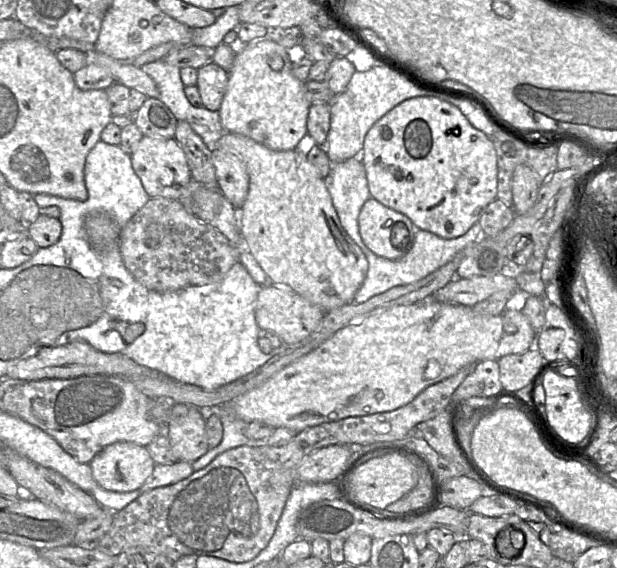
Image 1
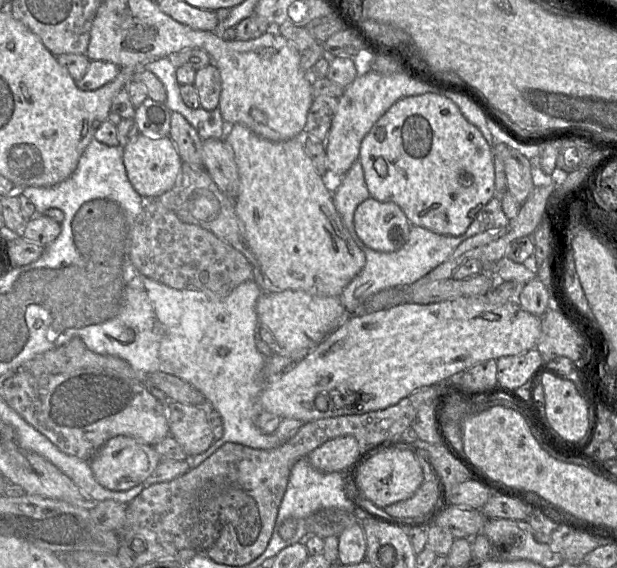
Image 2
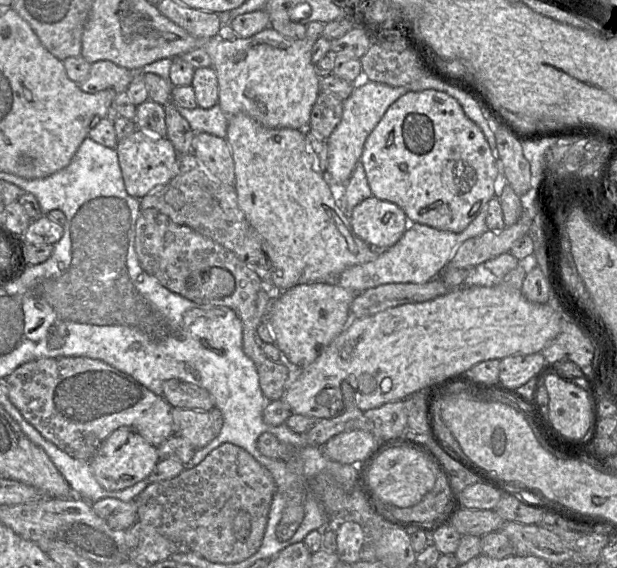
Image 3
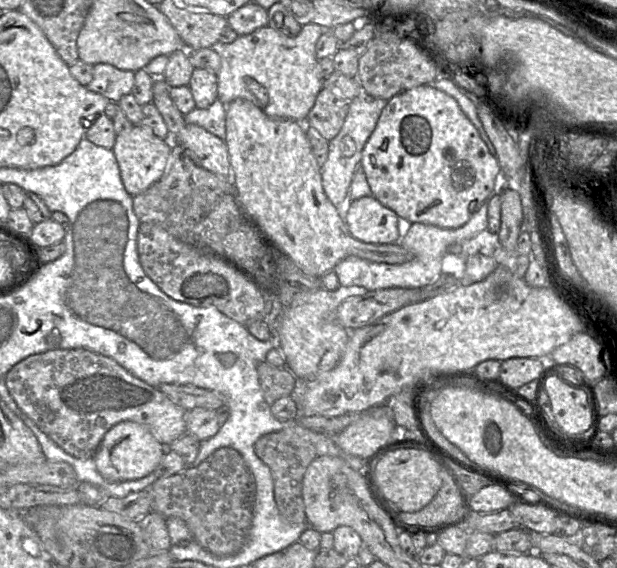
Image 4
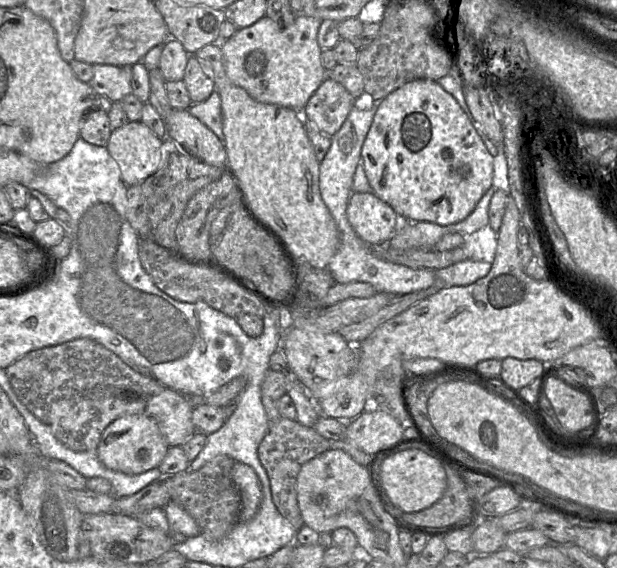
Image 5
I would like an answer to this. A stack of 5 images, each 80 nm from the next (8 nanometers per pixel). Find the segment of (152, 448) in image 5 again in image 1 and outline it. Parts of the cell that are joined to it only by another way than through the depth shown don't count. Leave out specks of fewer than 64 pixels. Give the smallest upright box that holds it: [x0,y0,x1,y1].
[89,441,156,492]

